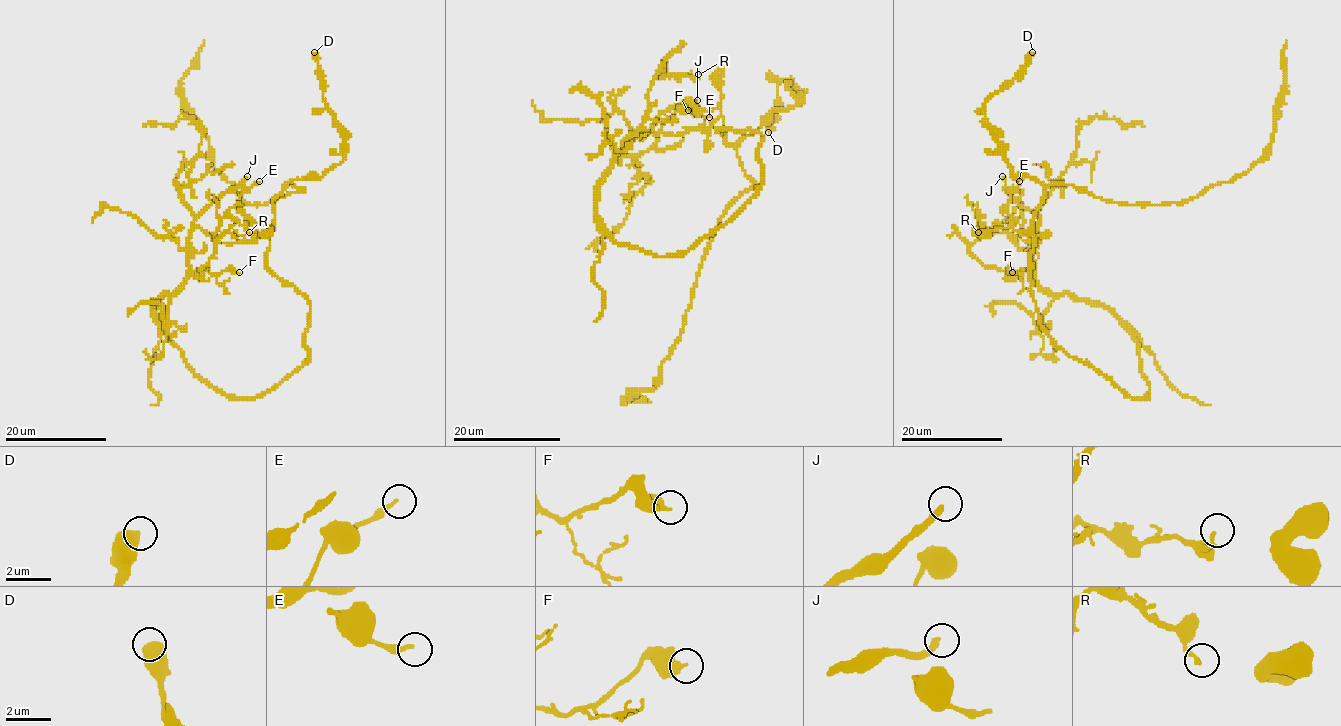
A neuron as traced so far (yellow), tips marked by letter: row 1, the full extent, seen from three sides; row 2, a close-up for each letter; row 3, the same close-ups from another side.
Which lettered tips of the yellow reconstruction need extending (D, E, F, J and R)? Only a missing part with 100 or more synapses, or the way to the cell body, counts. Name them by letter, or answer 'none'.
none

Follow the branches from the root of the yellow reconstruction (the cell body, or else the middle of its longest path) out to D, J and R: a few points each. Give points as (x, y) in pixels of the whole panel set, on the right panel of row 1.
D: (1069, 355), (1041, 326), (1030, 289), (1031, 222), (1044, 188), (1029, 176), (1011, 176), (984, 108), (1032, 52)
J: (1069, 355), (1132, 399), (1148, 395), (1131, 332), (1106, 307), (1036, 281), (1037, 218), (1002, 176)
R: (1069, 355), (1148, 395), (1140, 347), (1106, 307), (984, 266), (970, 252), (979, 217), (978, 232)

